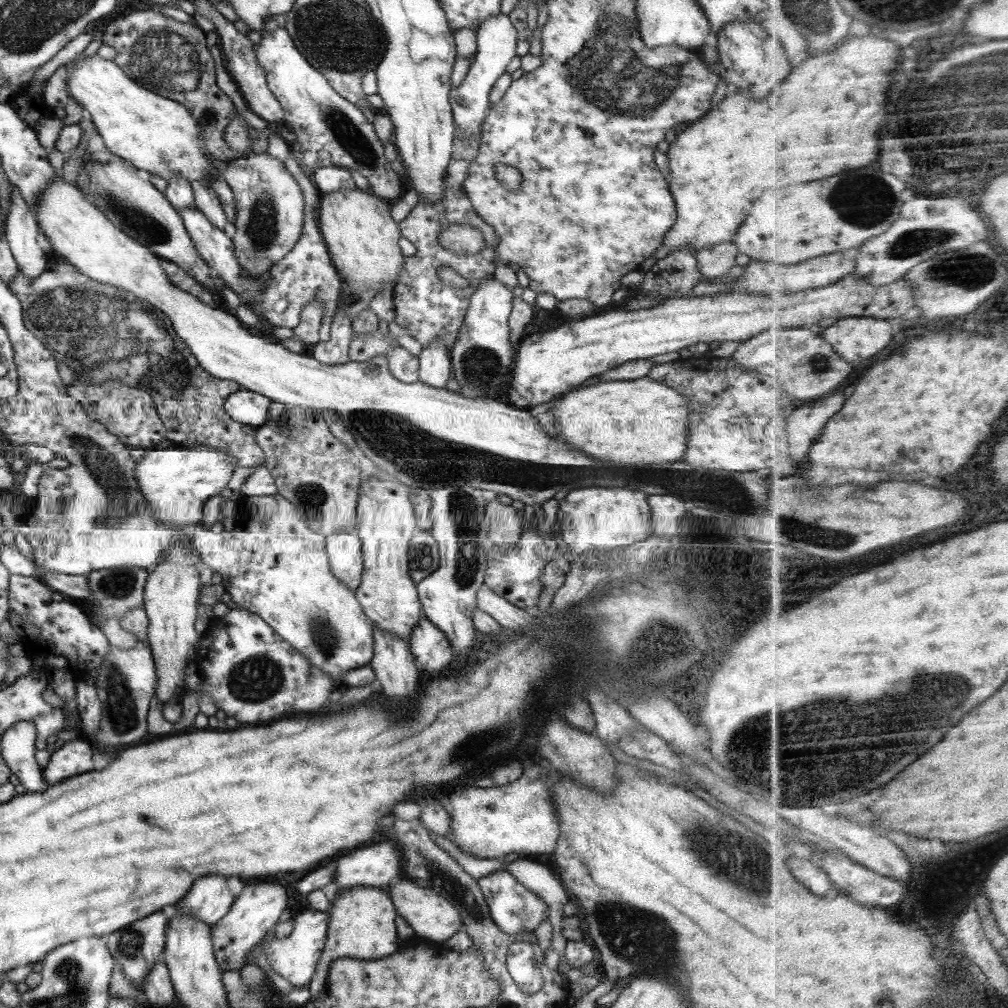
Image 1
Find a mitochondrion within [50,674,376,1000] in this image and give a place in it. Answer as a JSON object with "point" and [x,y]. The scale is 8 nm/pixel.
{"point":[128,944]}

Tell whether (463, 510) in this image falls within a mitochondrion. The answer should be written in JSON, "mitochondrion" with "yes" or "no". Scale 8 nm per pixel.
{"mitochondrion":"yes"}

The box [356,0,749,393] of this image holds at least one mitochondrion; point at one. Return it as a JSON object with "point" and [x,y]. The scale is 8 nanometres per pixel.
{"point":[632,83]}

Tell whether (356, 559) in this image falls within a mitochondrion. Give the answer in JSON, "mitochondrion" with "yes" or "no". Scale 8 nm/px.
{"mitochondrion":"no"}

